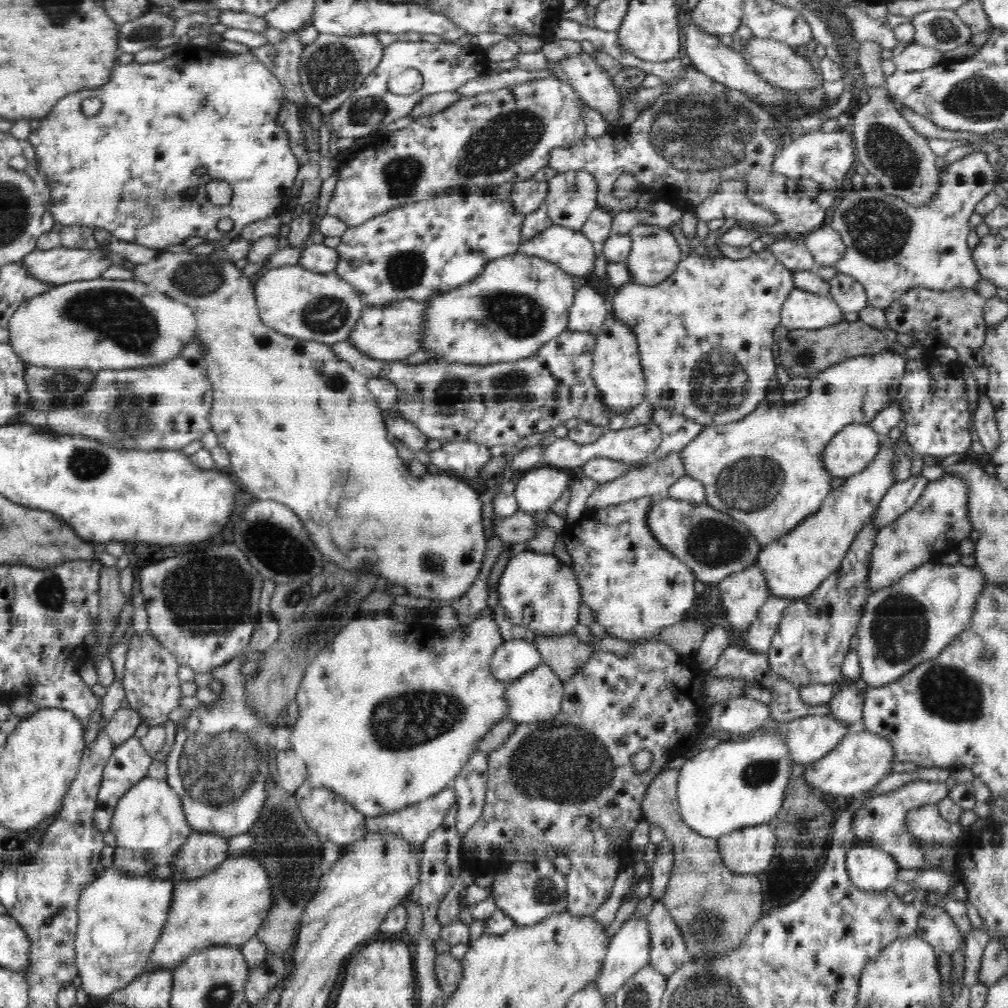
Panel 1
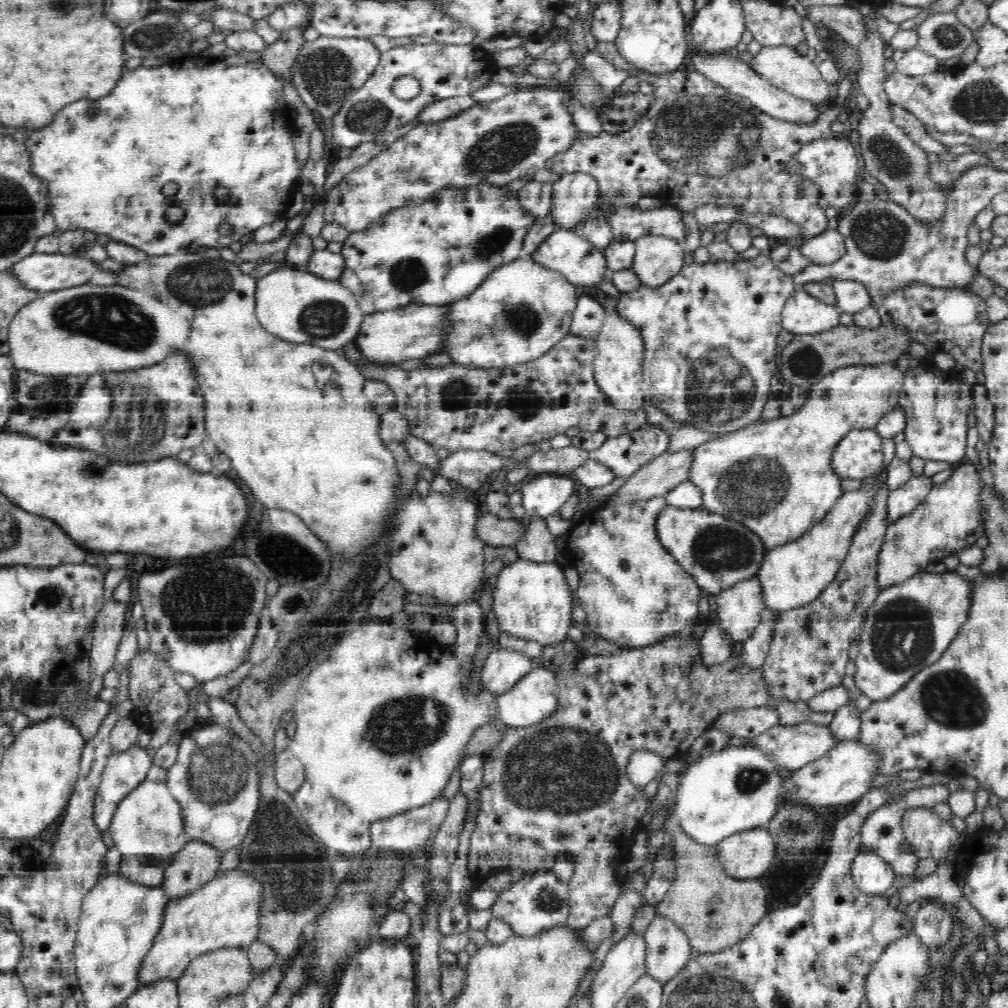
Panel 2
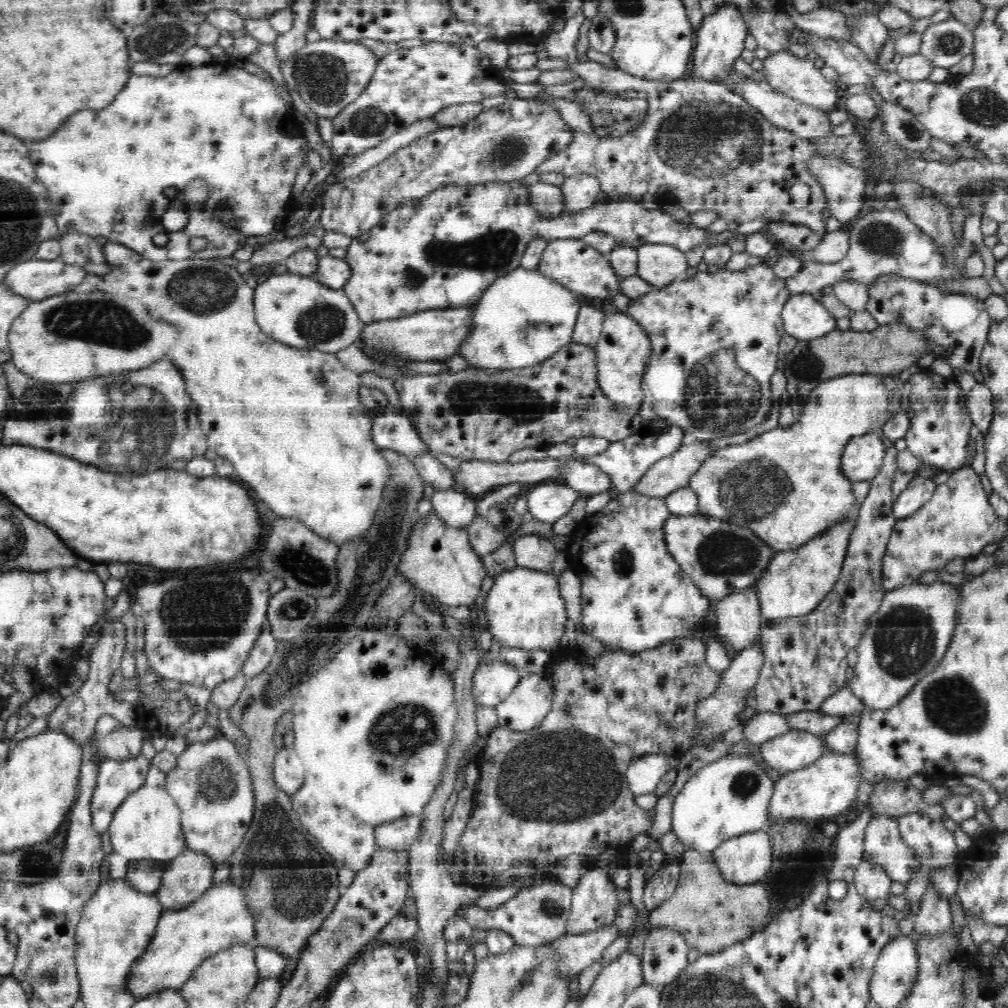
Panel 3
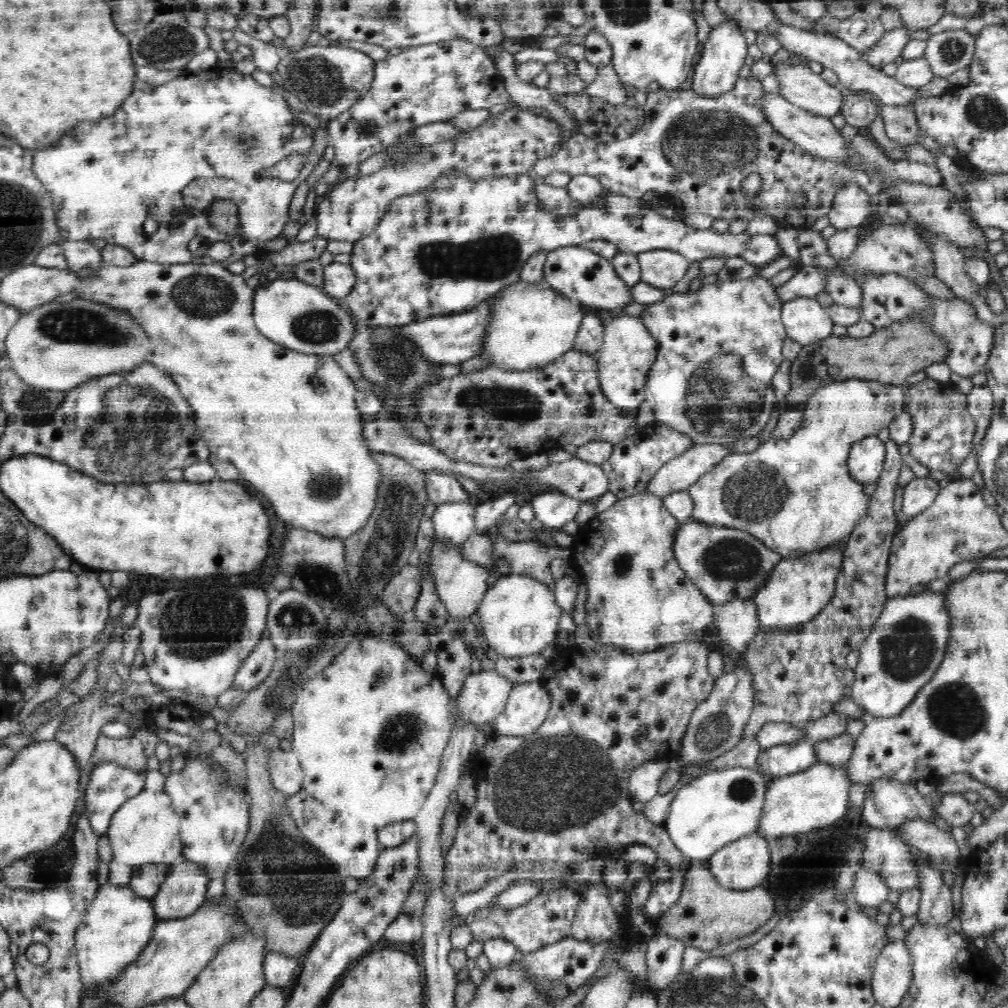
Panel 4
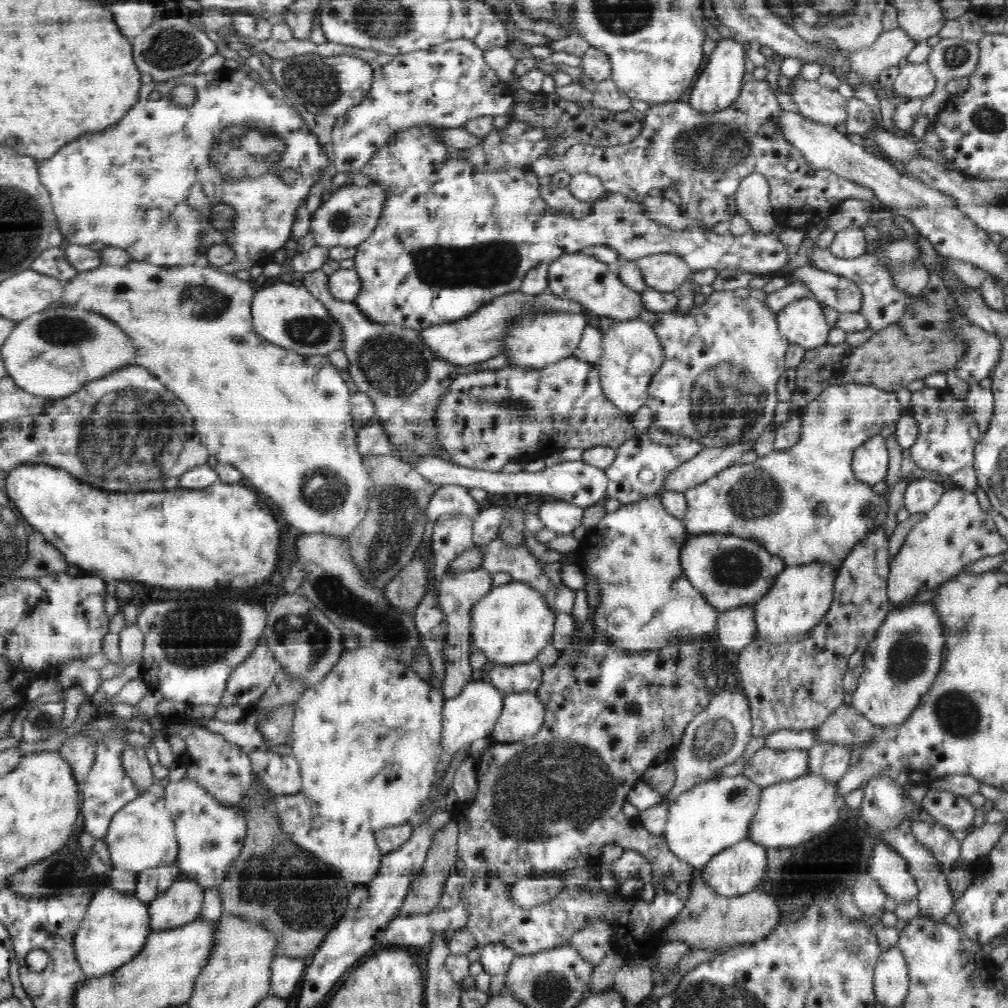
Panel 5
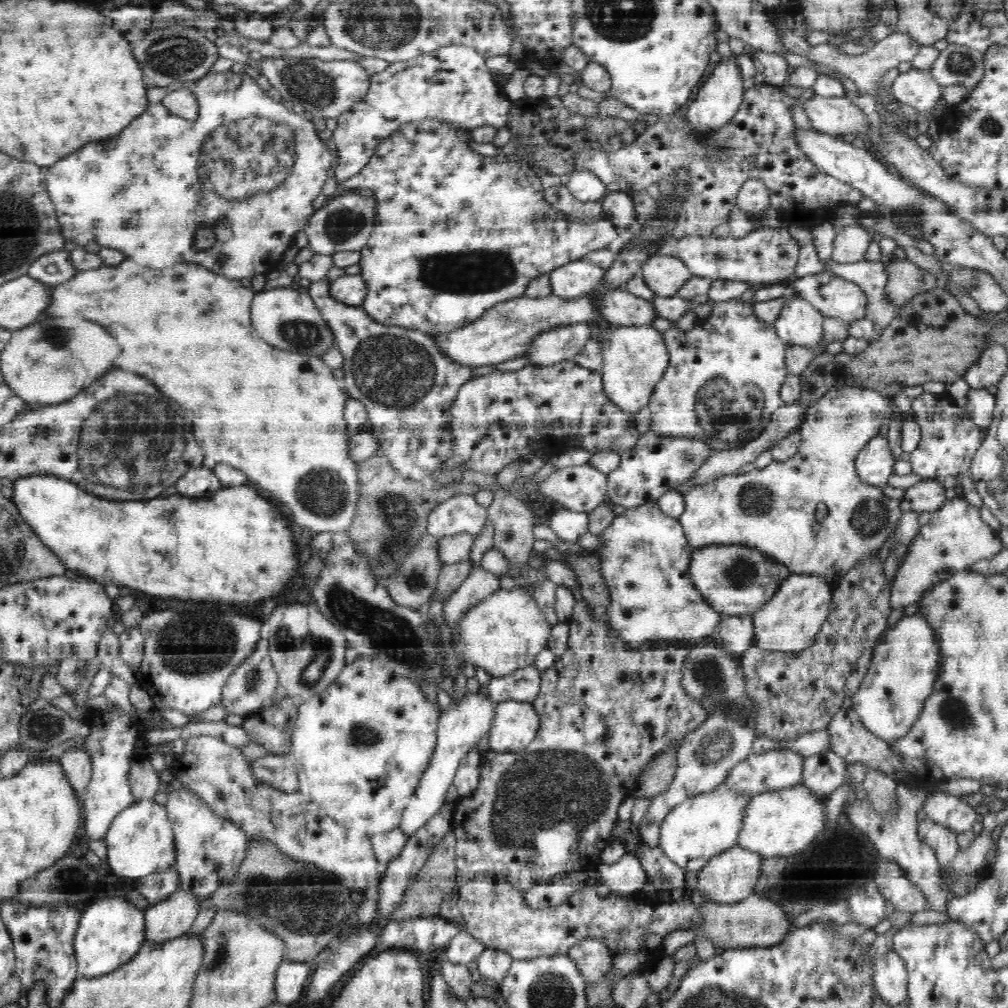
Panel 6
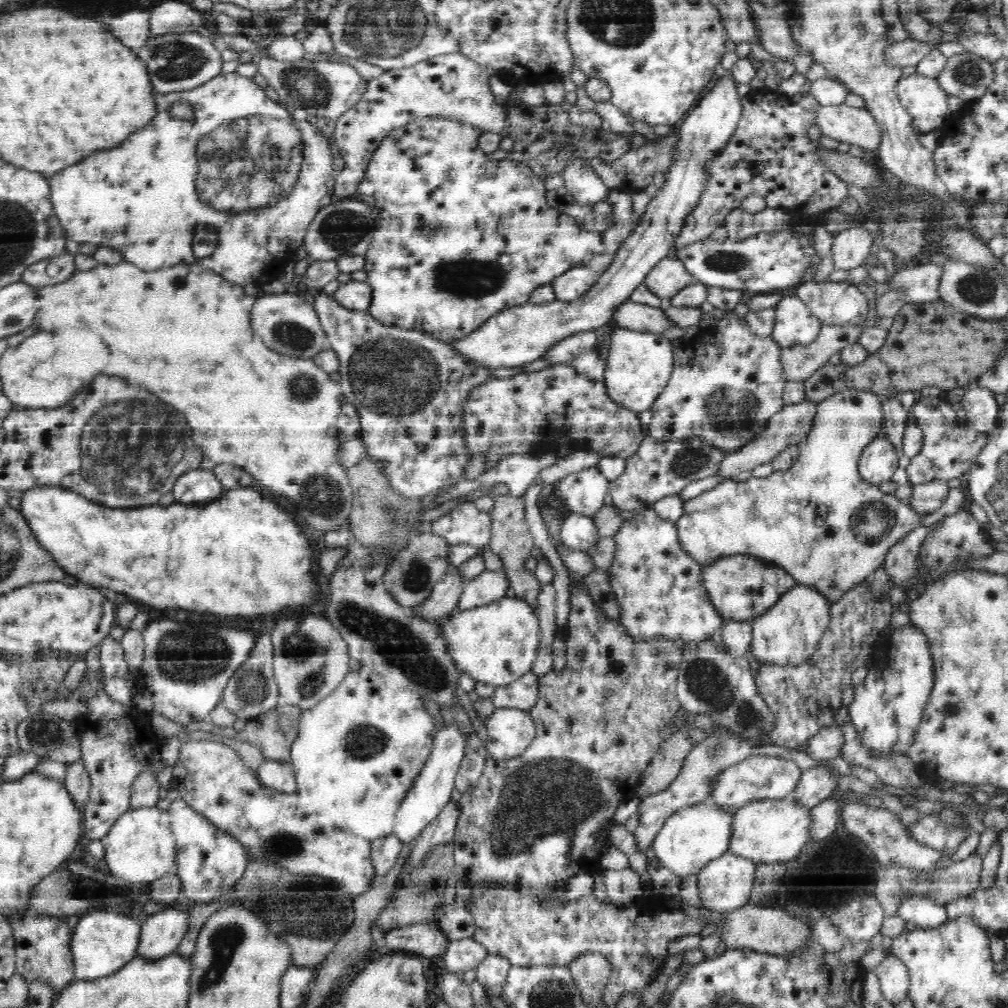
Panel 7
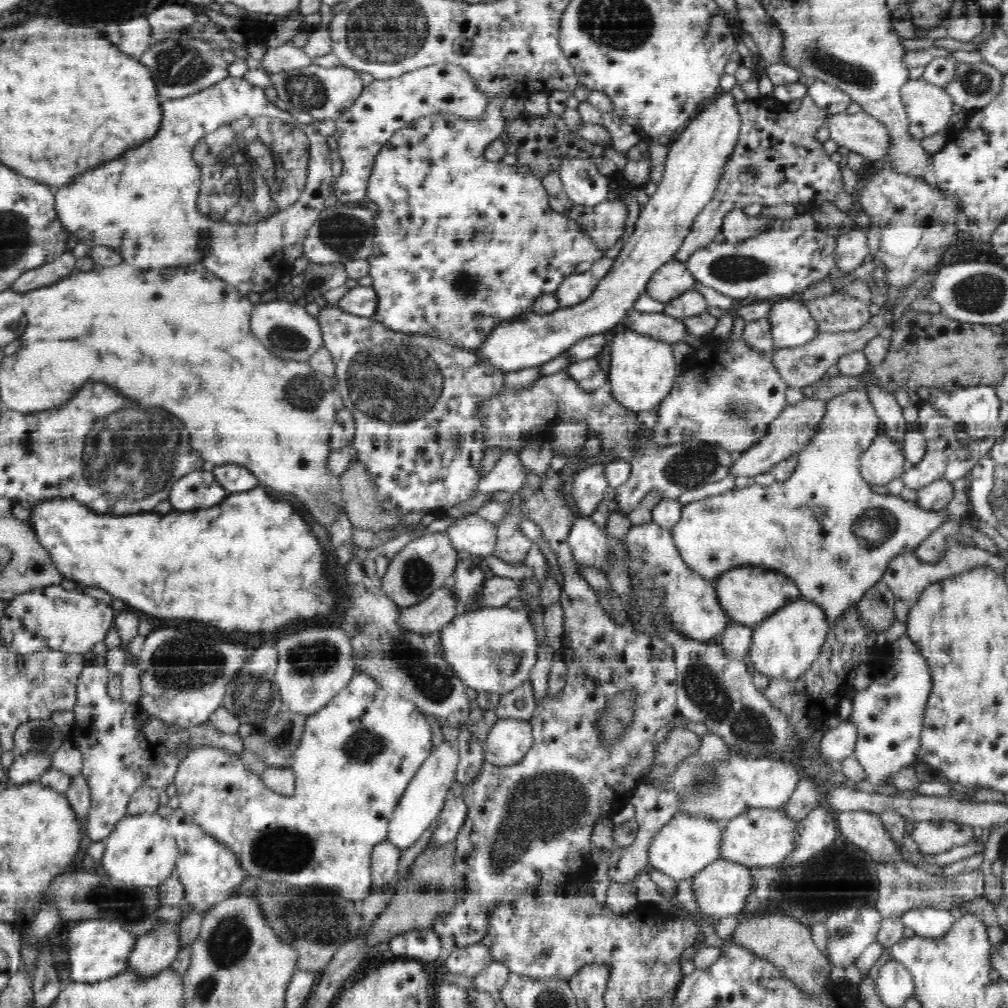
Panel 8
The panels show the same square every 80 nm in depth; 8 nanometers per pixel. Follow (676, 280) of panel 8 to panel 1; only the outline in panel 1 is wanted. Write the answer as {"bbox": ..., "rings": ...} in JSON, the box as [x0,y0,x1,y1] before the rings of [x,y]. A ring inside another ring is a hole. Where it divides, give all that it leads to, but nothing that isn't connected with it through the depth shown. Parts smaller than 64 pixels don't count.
{"bbox":[626,223,683,285],"rings":[[[640,223],[630,229],[629,235],[632,239],[632,246],[626,266],[634,283],[657,285],[666,280],[677,269],[680,260],[682,260],[683,252],[678,240],[670,230],[662,229],[658,225]]]}

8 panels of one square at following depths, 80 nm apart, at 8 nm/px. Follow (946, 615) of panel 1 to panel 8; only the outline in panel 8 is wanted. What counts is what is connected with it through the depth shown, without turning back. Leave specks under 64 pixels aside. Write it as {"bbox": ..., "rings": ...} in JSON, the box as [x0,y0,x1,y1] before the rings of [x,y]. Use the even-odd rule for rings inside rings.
{"bbox":[849,633,932,784],"rings":[[[904,633],[889,646],[890,652],[887,658],[890,664],[884,674],[874,674],[872,682],[863,691],[857,689],[852,692],[852,713],[849,720],[852,721],[858,738],[852,756],[856,757],[862,767],[864,767],[865,779],[872,784],[892,784],[892,778],[908,768],[918,764],[918,752],[920,746],[920,736],[923,732],[924,712],[932,690],[932,675],[928,668],[928,663],[924,660],[924,655],[920,654],[912,639]]]}

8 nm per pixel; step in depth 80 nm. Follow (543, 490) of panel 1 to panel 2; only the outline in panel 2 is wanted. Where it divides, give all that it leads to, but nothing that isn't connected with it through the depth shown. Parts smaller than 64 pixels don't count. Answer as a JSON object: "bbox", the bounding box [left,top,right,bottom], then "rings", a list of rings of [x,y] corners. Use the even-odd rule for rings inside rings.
{"bbox":[521,474,575,520],"rings":[[[540,474],[532,476],[526,484],[521,486],[524,511],[530,516],[546,520],[552,514],[558,514],[563,504],[570,496],[575,495],[575,480],[568,475],[553,476]]]}

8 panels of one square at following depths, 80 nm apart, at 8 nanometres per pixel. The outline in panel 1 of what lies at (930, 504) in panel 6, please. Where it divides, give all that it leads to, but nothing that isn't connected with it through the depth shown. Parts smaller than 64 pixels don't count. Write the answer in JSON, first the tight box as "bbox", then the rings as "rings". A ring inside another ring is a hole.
{"bbox":[874,475,928,530],"rings":[[[922,475],[910,476],[904,482],[896,482],[876,507],[874,527],[882,530],[894,523],[918,502],[918,498],[922,496],[928,482]]]}

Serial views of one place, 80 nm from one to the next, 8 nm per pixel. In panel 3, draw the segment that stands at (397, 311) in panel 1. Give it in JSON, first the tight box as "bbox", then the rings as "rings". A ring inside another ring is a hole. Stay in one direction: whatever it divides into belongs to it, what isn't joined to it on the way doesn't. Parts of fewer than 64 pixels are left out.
{"bbox":[359,306,473,362],"rings":[[[453,306],[445,309],[428,309],[423,311],[416,311],[409,315],[404,315],[395,319],[388,319],[383,321],[372,321],[366,323],[359,336],[359,341],[363,342],[368,348],[373,348],[379,354],[387,354],[389,358],[397,358],[397,360],[421,360],[434,362],[445,362],[452,356],[459,355],[459,348],[463,345],[469,330],[473,326],[471,324],[471,307],[464,308]]]}

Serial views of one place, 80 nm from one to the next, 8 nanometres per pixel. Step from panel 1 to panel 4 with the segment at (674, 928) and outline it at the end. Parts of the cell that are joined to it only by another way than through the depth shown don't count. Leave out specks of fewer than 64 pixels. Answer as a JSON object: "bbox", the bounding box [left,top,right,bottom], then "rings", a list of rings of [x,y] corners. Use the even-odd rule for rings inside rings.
{"bbox":[646,933,686,991],"rings":[[[662,933],[650,935],[646,946],[648,986],[653,991],[665,989],[682,973],[686,946],[680,940]]]}

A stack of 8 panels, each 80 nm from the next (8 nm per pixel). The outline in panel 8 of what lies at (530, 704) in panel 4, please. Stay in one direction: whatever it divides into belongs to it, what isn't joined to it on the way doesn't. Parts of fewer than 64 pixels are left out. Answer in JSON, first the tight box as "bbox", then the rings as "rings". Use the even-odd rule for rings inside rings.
{"bbox":[485,717,533,767],"rings":[[[498,717],[486,736],[485,762],[510,767],[522,762],[531,750],[533,731],[528,721]]]}

